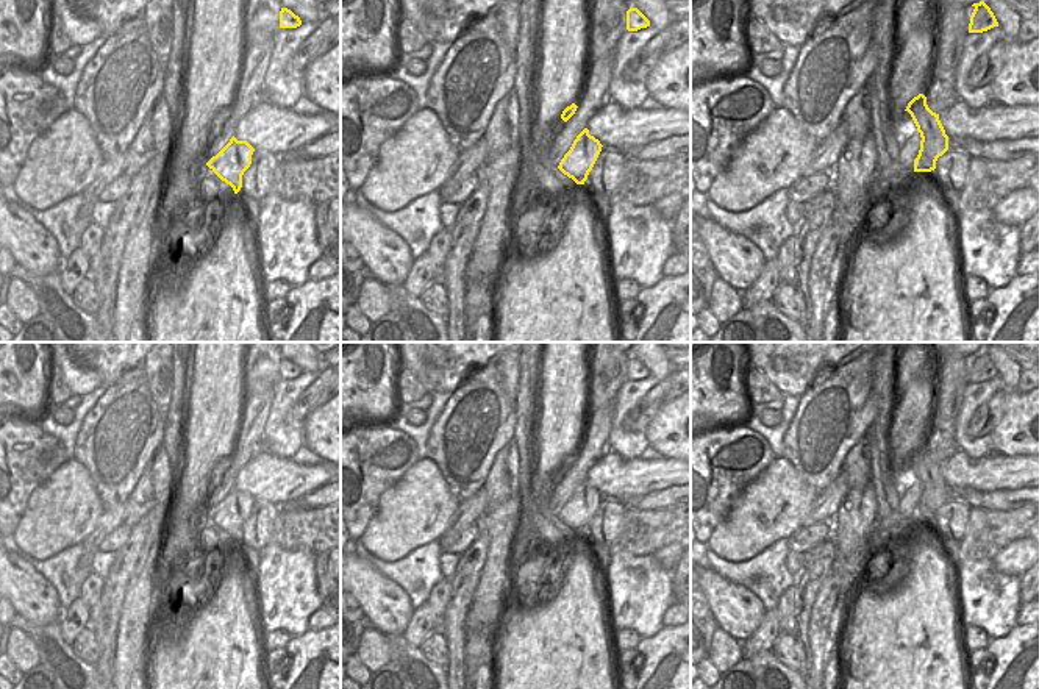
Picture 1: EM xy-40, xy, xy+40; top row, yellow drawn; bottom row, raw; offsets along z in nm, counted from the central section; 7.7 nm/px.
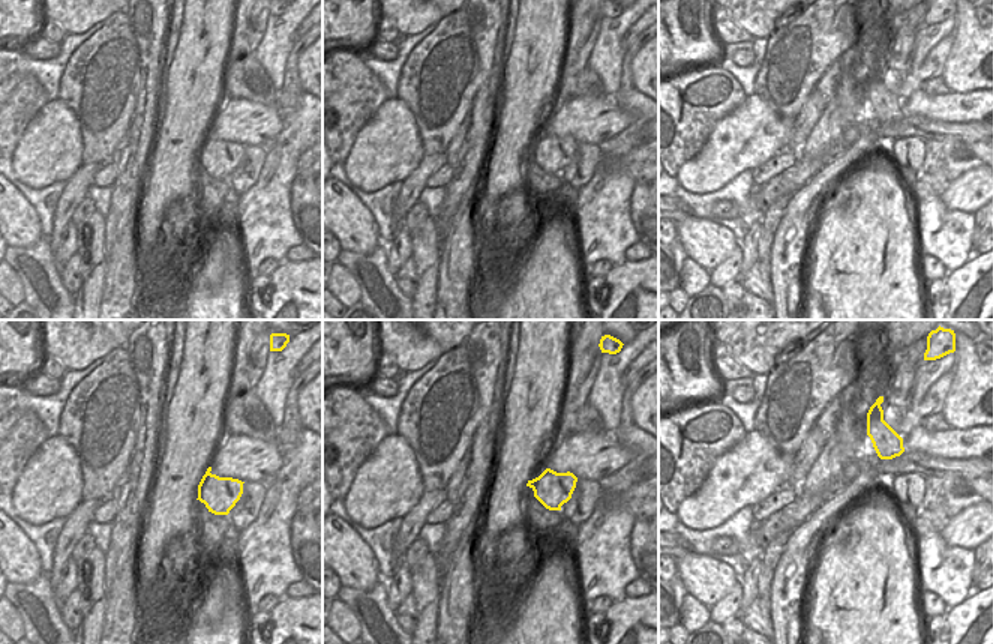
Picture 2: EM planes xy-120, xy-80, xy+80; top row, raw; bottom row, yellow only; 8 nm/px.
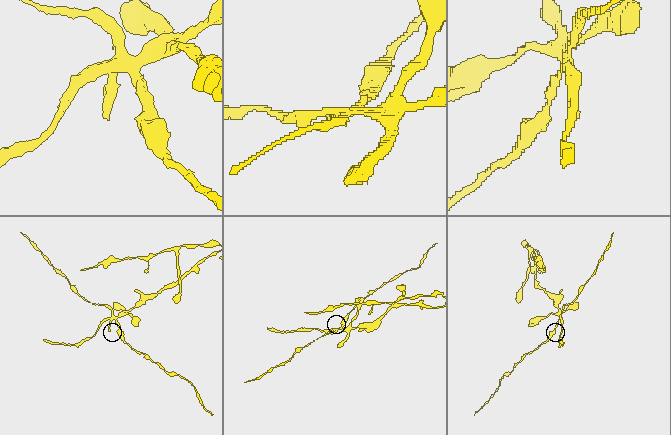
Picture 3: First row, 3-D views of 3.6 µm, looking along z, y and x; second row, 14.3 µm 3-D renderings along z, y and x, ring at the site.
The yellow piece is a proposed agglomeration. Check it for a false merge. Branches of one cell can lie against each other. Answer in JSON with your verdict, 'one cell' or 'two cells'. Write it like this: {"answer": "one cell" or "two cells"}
{"answer": "two cells"}

